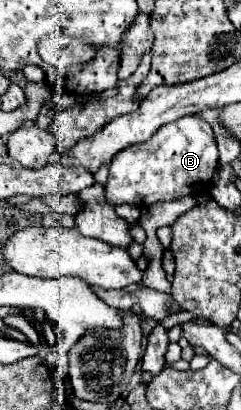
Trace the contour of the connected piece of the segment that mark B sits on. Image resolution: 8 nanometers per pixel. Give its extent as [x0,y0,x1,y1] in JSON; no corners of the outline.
[105,115,217,207]

